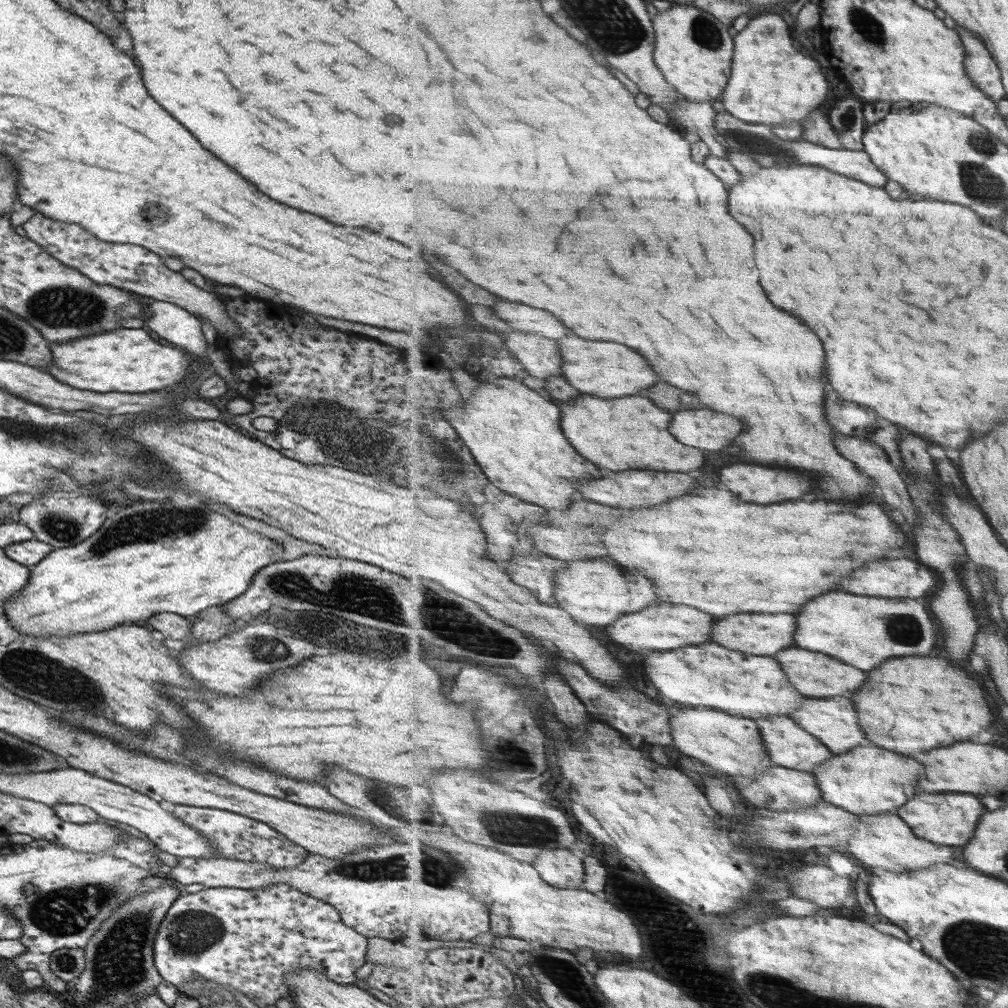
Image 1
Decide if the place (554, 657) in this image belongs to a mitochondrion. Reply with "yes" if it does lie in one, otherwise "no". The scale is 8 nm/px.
no

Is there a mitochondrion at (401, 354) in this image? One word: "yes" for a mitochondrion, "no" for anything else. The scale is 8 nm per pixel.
no

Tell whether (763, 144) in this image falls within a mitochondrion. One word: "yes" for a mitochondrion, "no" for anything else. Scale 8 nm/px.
yes

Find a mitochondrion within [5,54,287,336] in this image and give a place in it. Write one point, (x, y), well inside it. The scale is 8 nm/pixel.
(60, 307)

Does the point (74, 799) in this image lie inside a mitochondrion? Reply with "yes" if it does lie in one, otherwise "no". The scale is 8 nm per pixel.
no

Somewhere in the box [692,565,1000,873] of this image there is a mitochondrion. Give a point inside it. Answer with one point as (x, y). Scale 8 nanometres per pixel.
(905, 630)

